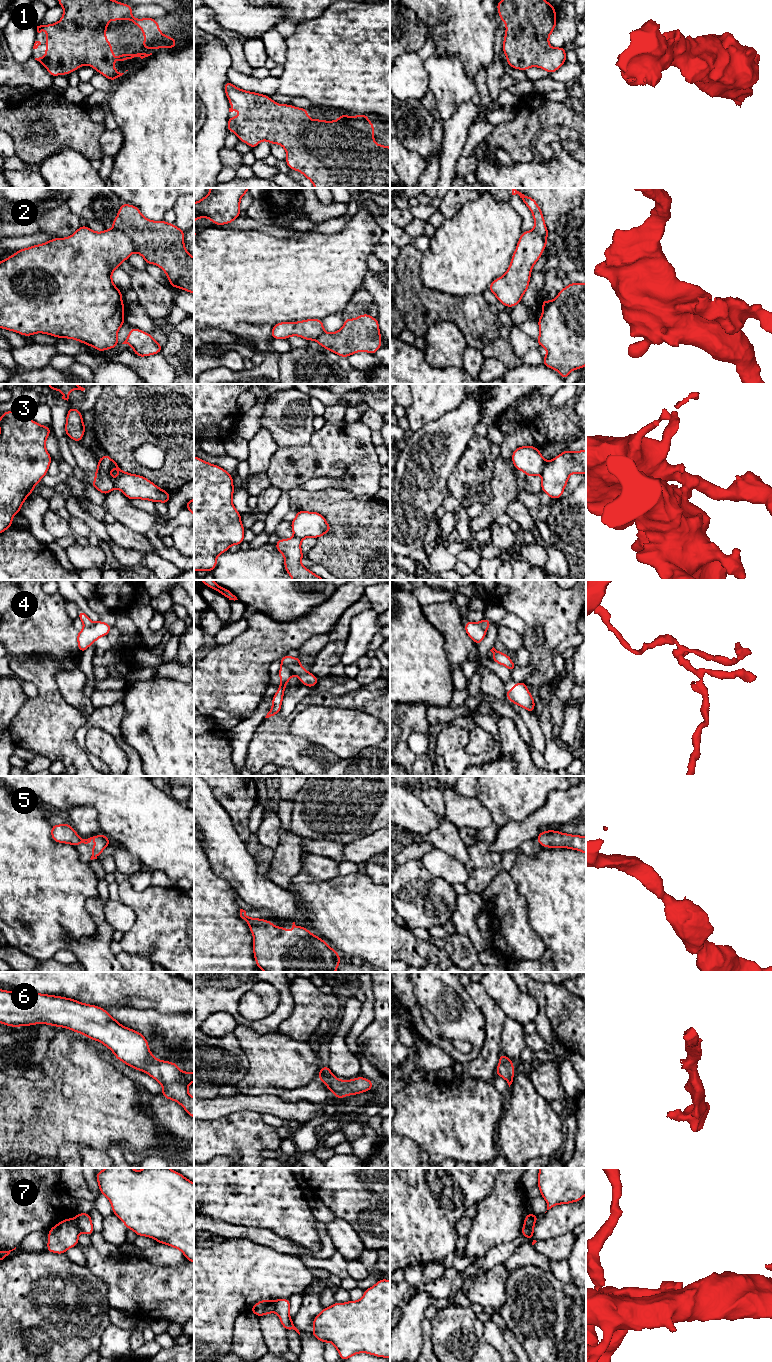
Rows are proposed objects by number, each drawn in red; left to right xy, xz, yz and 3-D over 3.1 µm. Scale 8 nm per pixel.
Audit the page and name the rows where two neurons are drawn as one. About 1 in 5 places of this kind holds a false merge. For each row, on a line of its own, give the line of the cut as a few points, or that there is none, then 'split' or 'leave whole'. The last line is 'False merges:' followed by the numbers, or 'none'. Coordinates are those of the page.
1: no cut | leave whole
2: xy (114, 227), (122, 230), (128, 236), (132, 241), (135, 251) | split
3: no cut | leave whole
4: xz (281, 665), (293, 674) | split
5: no cut | leave whole
6: no cut | leave whole
7: xy (74, 1219), (81, 1230) | split
False merges: 2, 4, 7

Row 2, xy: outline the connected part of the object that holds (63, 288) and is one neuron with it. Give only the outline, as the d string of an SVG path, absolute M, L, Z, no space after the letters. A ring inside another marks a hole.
M80 226L77 231L66 238L53 238L50 241L34 245L25 249L17 250L14 255L0 262L0 328L17 332L23 336L31 336L36 333L44 333L58 338L74 339L92 346L100 352L113 349L118 345L117 333L124 325L124 302L121 300L123 293L112 282L112 273L120 268L122 261L127 261L135 252L133 241L129 236L117 229L106 229L103 232L94 232L88 226Z

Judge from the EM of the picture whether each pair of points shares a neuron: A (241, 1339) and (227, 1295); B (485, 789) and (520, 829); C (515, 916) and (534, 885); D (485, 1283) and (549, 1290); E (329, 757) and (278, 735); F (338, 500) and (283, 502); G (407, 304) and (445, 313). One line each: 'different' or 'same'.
A: different
B: different
C: different
D: different
E: same
F: different
G: same

